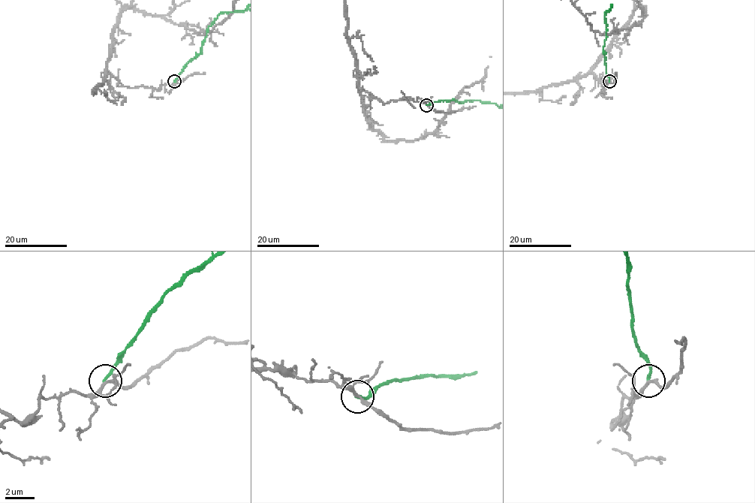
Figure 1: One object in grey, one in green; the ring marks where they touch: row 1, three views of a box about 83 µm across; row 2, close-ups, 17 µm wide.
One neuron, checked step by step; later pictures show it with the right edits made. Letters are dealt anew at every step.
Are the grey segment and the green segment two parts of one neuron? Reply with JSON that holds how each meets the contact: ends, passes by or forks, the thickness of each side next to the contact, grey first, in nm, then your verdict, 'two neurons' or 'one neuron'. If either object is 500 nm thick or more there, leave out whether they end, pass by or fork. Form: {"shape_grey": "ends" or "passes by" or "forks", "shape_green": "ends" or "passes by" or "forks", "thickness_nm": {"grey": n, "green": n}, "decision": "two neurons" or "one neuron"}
{"shape_grey": "passes by", "shape_green": "ends", "thickness_nm": {"grey": 220, "green": 170}, "decision": "two neurons"}

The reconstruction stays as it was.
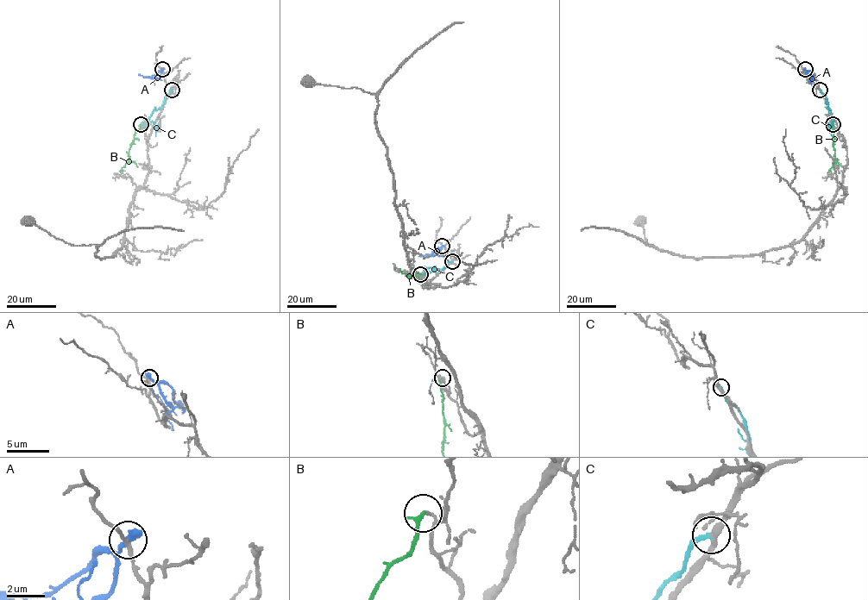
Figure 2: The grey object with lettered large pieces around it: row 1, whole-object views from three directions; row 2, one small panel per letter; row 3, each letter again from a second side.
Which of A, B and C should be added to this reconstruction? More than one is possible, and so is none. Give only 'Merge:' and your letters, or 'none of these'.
Merge: none of these

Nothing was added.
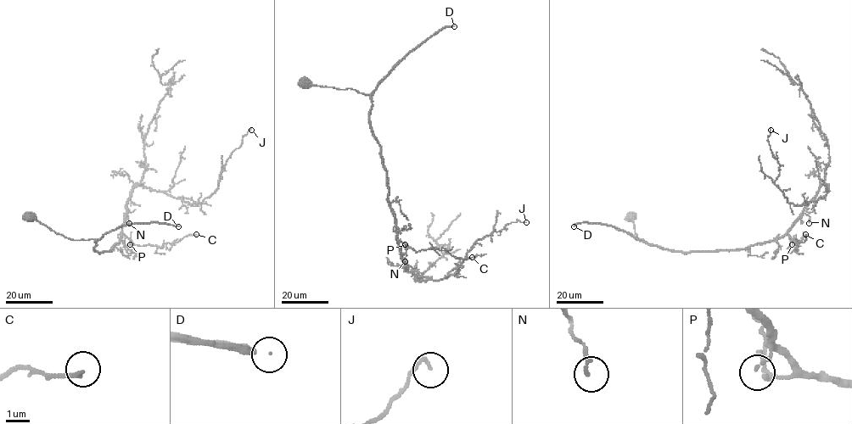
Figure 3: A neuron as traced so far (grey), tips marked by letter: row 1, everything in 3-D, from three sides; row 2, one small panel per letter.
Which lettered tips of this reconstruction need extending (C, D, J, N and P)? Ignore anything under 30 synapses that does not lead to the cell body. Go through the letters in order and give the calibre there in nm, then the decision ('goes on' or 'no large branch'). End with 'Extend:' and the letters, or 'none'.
C: calibre 180 nm; no large branch
D: calibre 130 nm; goes on
J: calibre 110 nm; no large branch
N: calibre 140 nm; no large branch
P: calibre 90 nm; no large branch
Extend: D

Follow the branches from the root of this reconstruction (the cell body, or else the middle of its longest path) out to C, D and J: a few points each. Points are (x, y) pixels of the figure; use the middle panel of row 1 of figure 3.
C: (305, 83), (370, 94), (370, 125), (380, 147), (396, 237), (417, 251), (438, 248), (456, 258), (472, 257)
D: (305, 83), (308, 81), (318, 86), (351, 88), (369, 95), (409, 52), (443, 29), (454, 26)
J: (305, 83), (370, 94), (371, 132), (401, 259), (418, 280), (452, 275), (493, 225), (526, 222)

